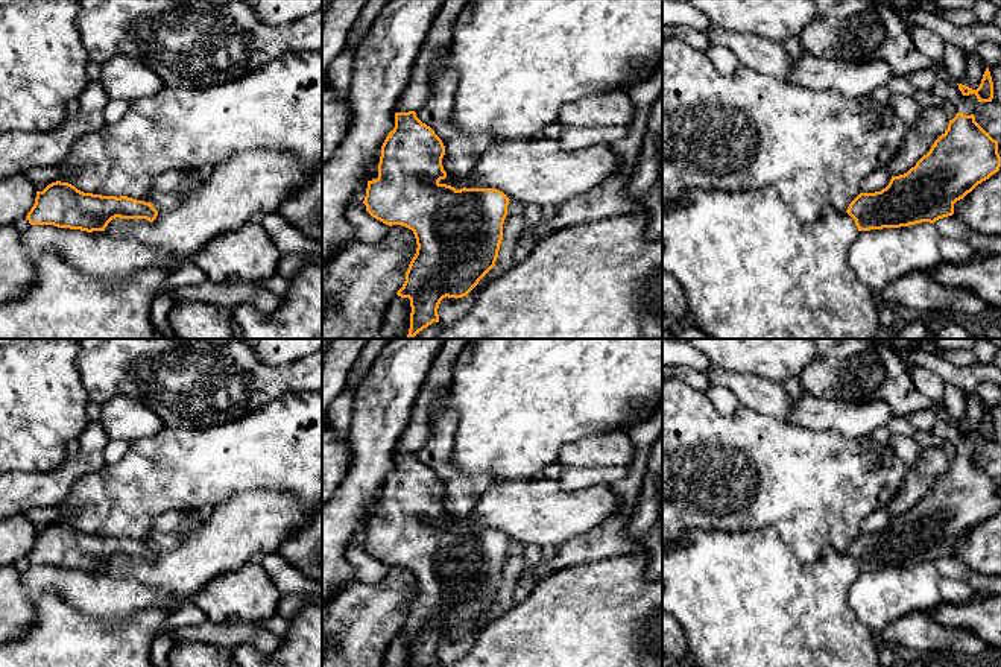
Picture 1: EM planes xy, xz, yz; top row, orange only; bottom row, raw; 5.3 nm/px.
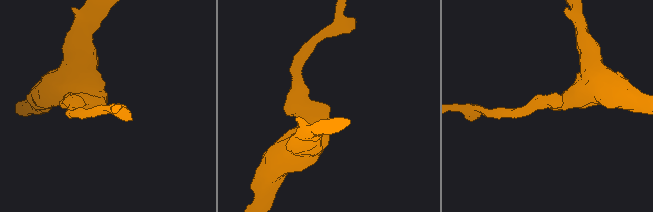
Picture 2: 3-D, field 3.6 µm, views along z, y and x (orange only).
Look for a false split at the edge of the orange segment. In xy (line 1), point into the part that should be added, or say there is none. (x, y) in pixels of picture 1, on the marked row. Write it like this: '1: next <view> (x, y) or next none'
1: next none

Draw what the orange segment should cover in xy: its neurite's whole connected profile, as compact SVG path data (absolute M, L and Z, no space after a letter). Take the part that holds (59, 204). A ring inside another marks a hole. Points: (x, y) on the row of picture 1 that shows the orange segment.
M52 182L36 191L35 204L26 219L30 225L53 225L87 232L105 231L115 219L146 219L153 222L158 211L150 202L128 196L84 193L68 182Z

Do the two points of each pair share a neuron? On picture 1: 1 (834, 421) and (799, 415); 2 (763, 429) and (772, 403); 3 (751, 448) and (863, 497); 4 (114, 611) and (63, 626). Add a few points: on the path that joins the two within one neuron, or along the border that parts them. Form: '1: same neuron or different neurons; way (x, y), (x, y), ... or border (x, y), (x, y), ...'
1: same neuron; way (825, 415), (808, 415)
2: different neurons; border (740, 403), (786, 421)
3: same neuron; way (778, 474), (805, 485), (836, 485)
4: different neurons; border (61, 597), (105, 623), (120, 625), (126, 619)

